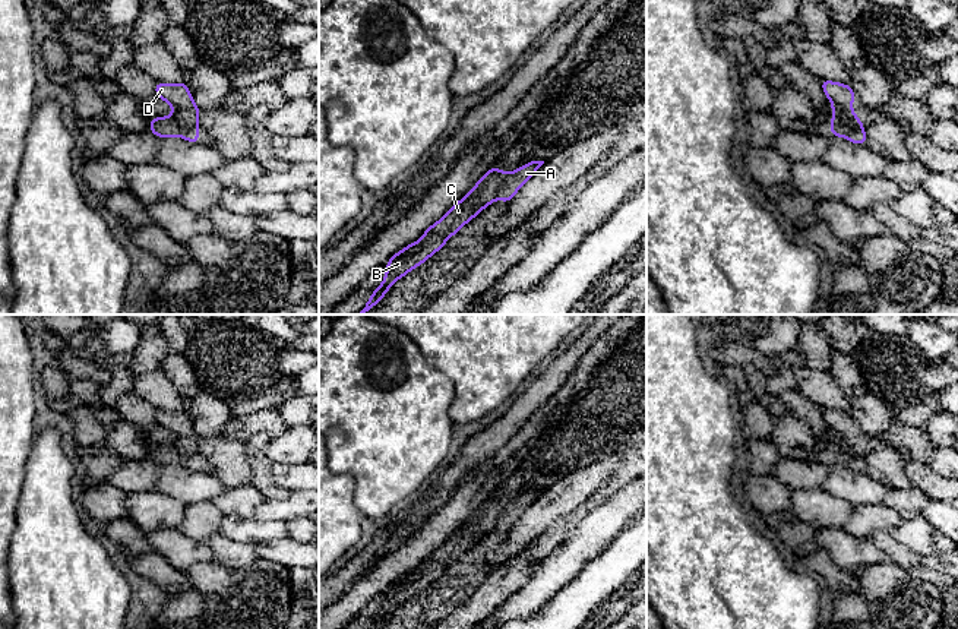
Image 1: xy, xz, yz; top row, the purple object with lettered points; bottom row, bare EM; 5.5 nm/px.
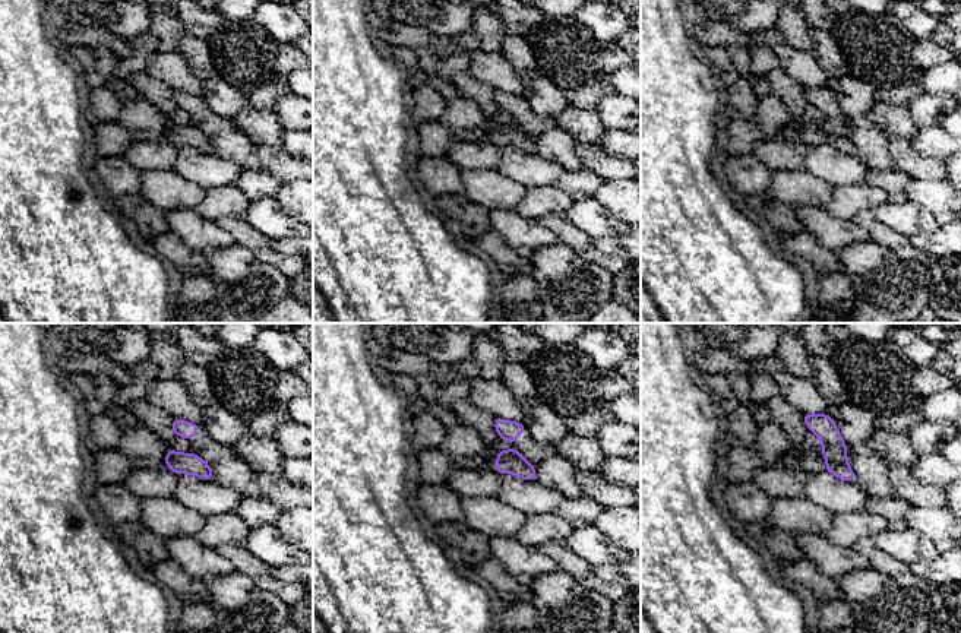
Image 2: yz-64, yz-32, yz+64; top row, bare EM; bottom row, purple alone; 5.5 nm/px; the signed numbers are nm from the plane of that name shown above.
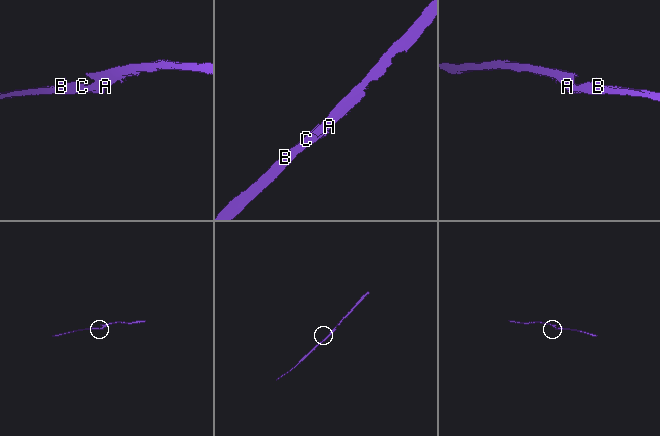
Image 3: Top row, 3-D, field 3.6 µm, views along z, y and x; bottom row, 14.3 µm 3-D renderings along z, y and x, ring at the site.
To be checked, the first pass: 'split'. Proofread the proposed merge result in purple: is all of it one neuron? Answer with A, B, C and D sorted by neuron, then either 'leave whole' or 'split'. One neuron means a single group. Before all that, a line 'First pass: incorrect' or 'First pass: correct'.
First pass: correct
A D / B C; split

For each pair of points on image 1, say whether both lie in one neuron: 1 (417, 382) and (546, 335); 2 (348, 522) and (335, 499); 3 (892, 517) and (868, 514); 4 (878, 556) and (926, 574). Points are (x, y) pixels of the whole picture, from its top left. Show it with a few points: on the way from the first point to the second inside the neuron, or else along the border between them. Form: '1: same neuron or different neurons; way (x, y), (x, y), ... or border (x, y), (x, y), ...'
1: different neurons; border (419, 348), (424, 359), (454, 385), (451, 407)
2: same neuron; way (342, 517), (335, 509), (335, 505)
3: same neuron; way (887, 517), (873, 517)
4: different neurons; border (866, 539), (888, 559)

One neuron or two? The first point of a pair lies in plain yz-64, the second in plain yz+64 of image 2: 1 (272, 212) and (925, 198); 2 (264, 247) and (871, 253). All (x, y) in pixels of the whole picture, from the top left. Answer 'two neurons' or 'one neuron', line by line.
1: two neurons
2: two neurons

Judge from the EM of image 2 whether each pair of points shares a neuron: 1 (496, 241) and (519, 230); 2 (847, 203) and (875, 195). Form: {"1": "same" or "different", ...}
{"1": "different", "2": "same"}

